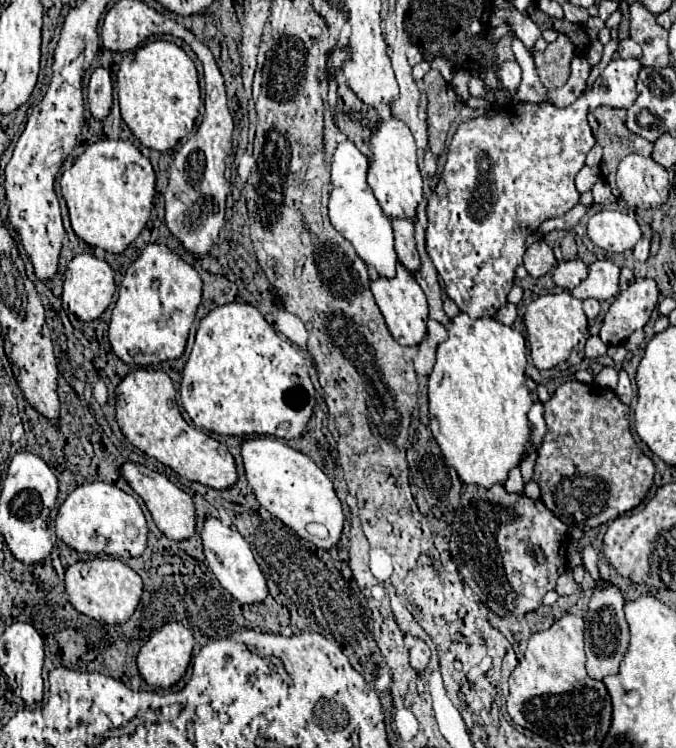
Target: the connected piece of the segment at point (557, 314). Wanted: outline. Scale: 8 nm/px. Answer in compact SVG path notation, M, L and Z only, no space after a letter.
M569 292L539 296L527 306L527 312L525 312L527 342L531 350L531 360L537 370L547 370L565 362L573 346L579 342L579 338L587 334L587 318L581 306L583 306L581 300L571 298Z

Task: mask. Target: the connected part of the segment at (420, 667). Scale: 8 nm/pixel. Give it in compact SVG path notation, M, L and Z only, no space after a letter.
M417 640L417 644L411 648L411 668L415 674L421 676L425 672L427 664L429 664L429 654L431 652L429 652L427 644L423 640Z

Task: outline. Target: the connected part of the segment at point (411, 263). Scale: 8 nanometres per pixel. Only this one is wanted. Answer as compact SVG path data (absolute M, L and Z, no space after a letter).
M403 218L403 220L391 220L393 224L393 232L395 232L395 252L401 260L401 264L411 270L411 272L417 272L419 266L421 266L421 260L419 260L419 254L417 254L417 248L415 248L415 238L413 238L413 222Z

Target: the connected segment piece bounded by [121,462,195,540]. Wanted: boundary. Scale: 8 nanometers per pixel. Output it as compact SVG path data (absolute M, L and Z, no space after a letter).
M125 462L121 468L123 478L131 484L131 488L143 498L143 502L147 504L157 528L171 540L187 540L195 534L195 506L193 500L187 492L183 492L181 488L177 488L173 482L169 482L163 474L149 470L147 466L137 466L133 462Z

